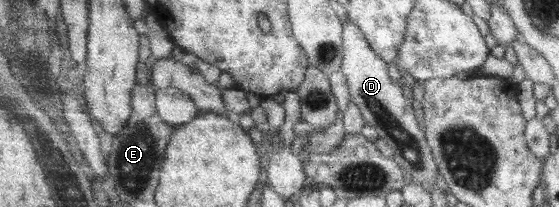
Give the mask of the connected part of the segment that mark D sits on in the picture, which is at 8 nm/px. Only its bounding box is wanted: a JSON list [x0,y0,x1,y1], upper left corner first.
[343,18,440,189]

